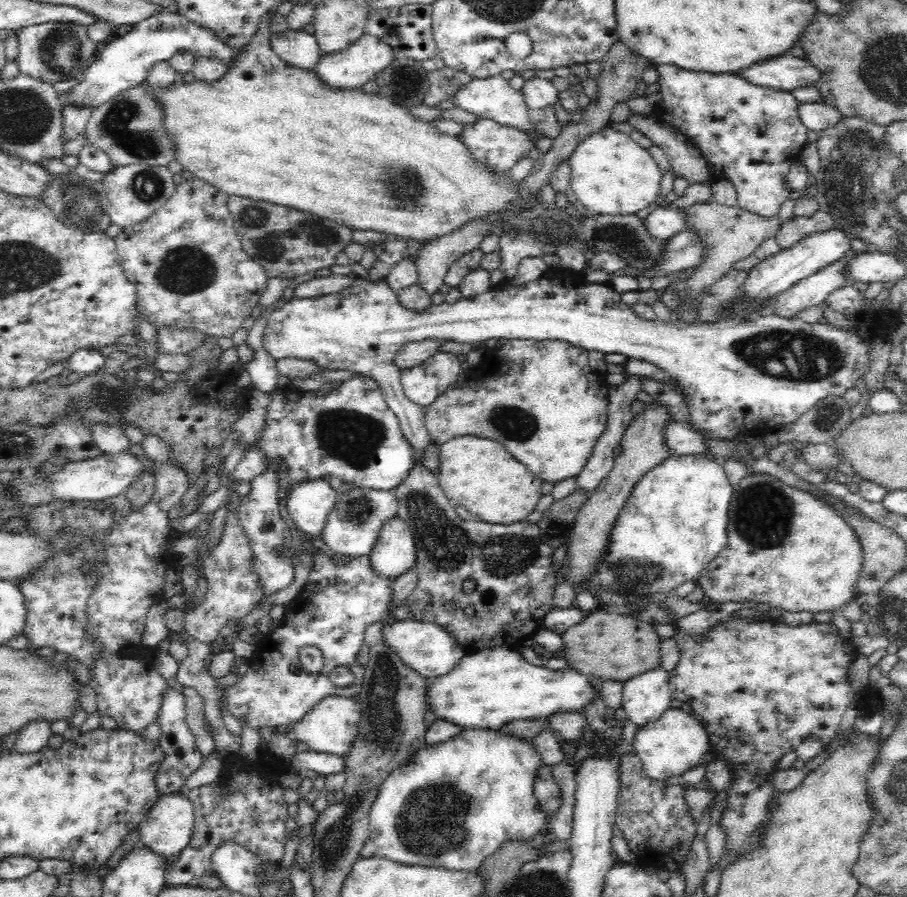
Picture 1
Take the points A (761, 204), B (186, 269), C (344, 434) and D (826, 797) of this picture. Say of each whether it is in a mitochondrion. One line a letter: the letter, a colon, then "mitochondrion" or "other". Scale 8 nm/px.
A: other
B: mitochondrion
C: mitochondrion
D: other

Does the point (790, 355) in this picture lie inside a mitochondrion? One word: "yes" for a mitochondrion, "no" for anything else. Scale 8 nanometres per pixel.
yes

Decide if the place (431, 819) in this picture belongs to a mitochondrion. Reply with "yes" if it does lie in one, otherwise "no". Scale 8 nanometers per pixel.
yes

